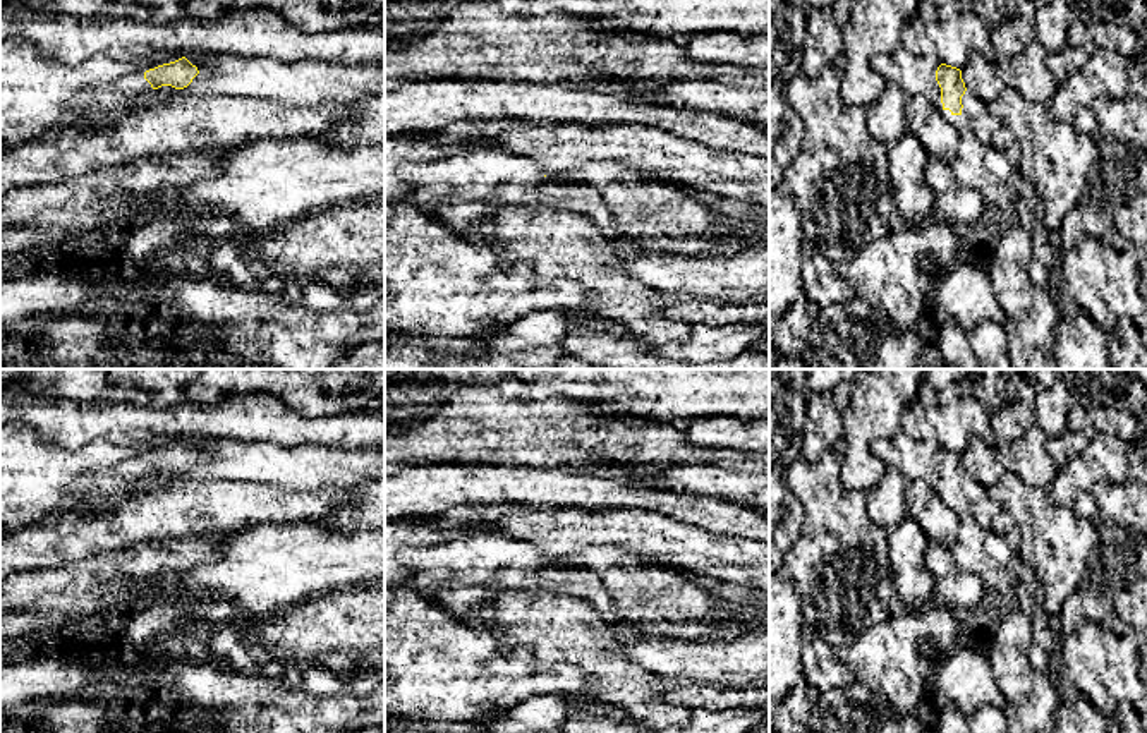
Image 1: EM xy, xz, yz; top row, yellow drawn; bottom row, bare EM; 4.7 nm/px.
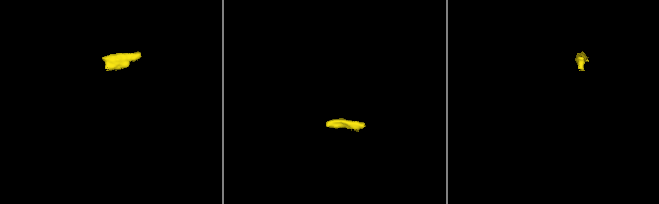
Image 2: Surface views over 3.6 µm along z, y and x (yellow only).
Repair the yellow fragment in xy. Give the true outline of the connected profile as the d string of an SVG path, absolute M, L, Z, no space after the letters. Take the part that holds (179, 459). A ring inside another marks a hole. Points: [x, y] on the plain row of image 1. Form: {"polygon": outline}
{"polygon": "M185 441L158 450L144 457L144 463L151 469L153 474L161 470L172 470L175 474L187 472L192 463L199 458L197 451L192 450Z"}

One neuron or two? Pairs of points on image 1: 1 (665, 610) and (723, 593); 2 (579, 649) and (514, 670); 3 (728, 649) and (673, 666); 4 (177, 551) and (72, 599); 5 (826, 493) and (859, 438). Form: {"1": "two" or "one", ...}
{"1": "two", "2": "two", "3": "one", "4": "one", "5": "two"}

